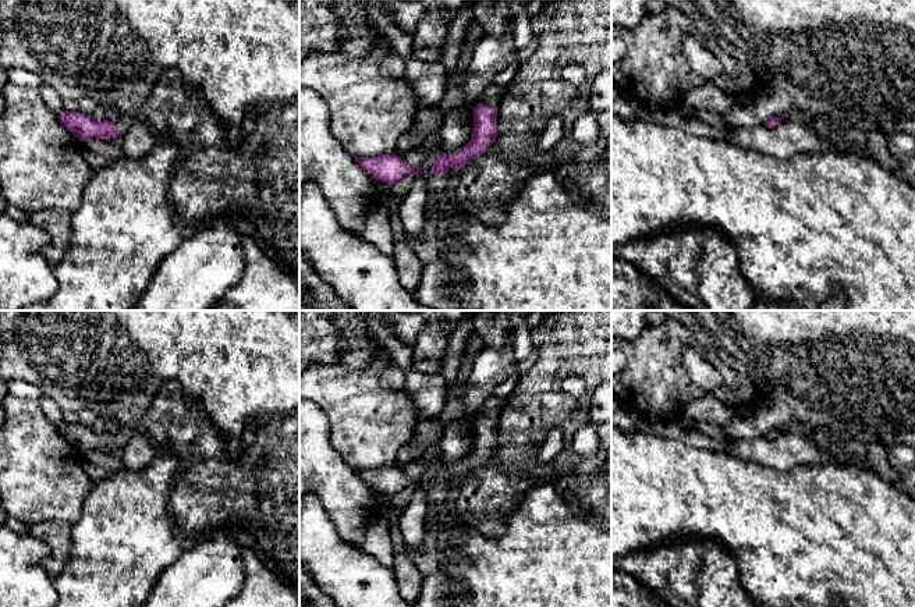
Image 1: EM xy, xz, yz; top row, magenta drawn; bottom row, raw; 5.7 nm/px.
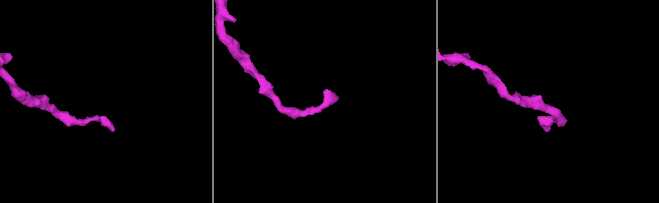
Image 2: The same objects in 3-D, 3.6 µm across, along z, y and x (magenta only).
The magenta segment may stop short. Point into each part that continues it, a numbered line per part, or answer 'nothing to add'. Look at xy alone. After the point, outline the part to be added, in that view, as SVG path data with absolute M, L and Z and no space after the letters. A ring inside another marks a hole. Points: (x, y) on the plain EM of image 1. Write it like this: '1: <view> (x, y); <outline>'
1: xy (123, 436); M123 426L123 427L116 433L117 446L123 448L123 447L130 441L130 439L131 439L131 436L134 434L135 429L136 429L136 427L134 427L134 426Z

